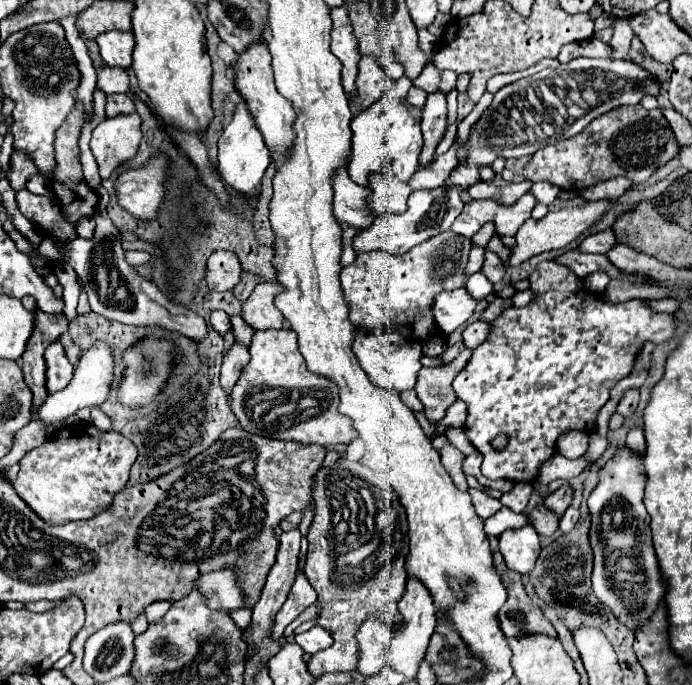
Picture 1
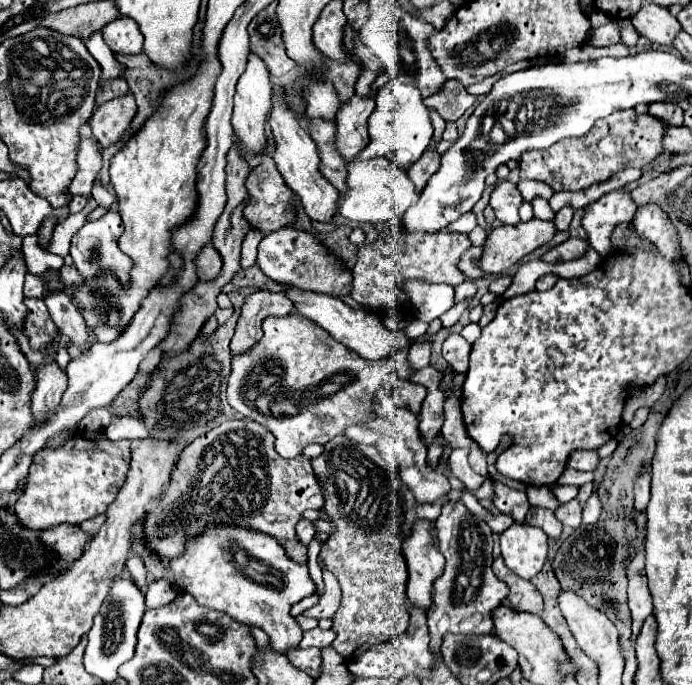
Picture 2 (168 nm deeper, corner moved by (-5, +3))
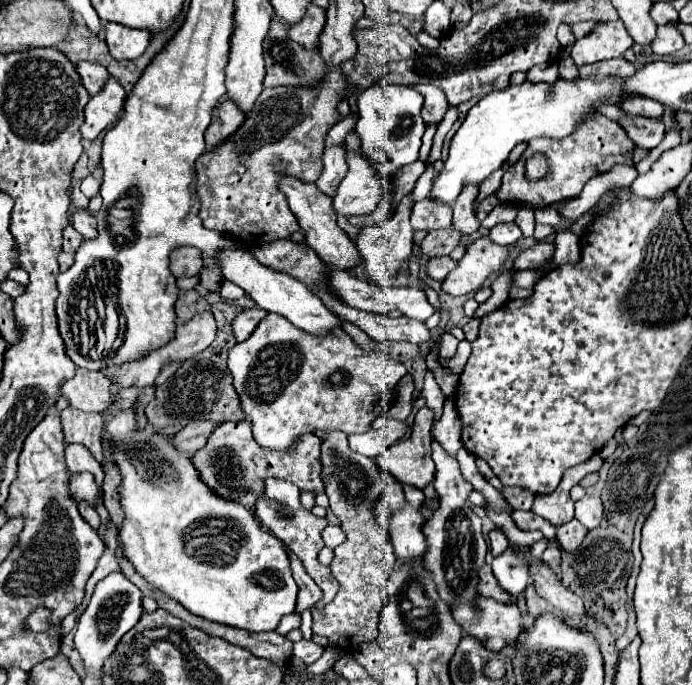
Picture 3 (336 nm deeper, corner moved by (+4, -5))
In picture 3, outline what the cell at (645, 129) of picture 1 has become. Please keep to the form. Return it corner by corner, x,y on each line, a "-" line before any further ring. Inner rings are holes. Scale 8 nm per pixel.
604,115
592,117
592,121
586,121
580,127
580,133
572,133
572,137
566,137
564,141
544,141
544,139
530,141
526,151
518,159
518,163
504,173
502,187
496,191
496,195
504,203
514,203
514,205
528,203
534,209
548,207
562,199
578,197
584,185
592,177
598,177
610,171
614,165
634,165
634,159
632,159
634,147
636,143
632,143
628,133
616,121
610,121
-
534,155
544,155
548,165
544,179
538,179
538,181
532,181
526,177
526,161
532,159

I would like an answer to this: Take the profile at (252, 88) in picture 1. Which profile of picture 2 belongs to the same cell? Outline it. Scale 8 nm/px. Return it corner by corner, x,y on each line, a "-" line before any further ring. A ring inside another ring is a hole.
275,87
275,95
273,95
273,111
269,117
269,125
275,137
275,151
273,151
273,159
277,165
277,171
283,175
285,183
293,189
293,193
301,199
301,207
303,211
309,215
311,221
323,221
329,223
337,211
339,205
339,191
325,181
325,177
319,173
319,155
317,155
317,145
315,141
309,137
309,133
299,125
299,121
295,119
295,113
289,109
289,105
285,103
283,97
283,87

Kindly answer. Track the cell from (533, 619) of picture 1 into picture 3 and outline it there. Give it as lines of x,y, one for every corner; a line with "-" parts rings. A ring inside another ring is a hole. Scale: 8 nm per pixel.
484,565
484,569
480,569
480,585
478,585
478,589
480,589
480,593
482,593
484,597
492,597
492,599
502,601
502,603
512,603
510,593
506,593
506,591
498,585
498,581
496,581
496,577
494,577
490,565

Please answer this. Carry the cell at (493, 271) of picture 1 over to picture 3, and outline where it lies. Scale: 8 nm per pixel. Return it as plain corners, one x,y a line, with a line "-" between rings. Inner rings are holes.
440,257
440,259
432,259
428,263
428,275
432,279
438,279
438,281
444,281
444,277
448,277
450,271
454,271
458,265
458,261
454,261
452,257

